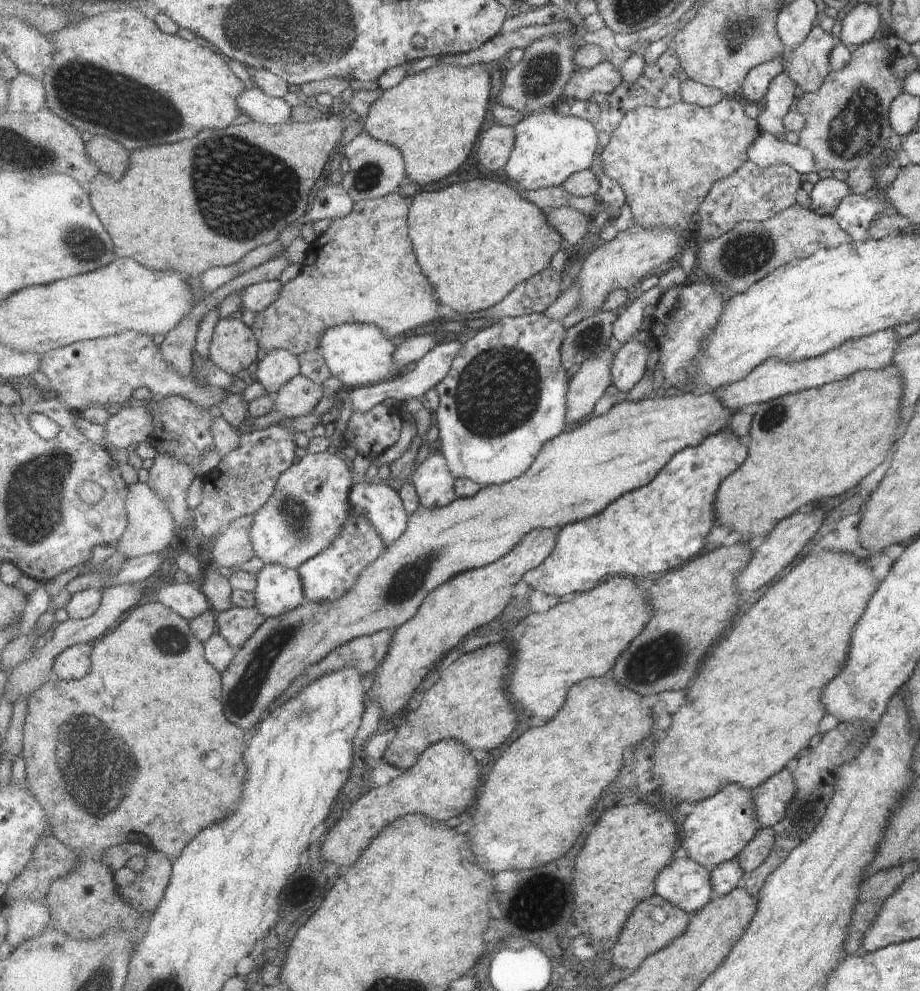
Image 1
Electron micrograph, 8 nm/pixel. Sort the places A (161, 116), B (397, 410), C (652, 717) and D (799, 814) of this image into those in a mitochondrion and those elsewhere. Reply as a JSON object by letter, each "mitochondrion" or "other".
{"A":"mitochondrion","B":"other","C":"other","D":"mitochondrion"}

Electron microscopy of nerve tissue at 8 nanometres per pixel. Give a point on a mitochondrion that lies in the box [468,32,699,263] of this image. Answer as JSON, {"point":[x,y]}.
{"point":[542,76]}

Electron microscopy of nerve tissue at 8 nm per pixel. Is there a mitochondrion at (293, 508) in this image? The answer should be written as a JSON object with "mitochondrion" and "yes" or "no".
{"mitochondrion":"yes"}

